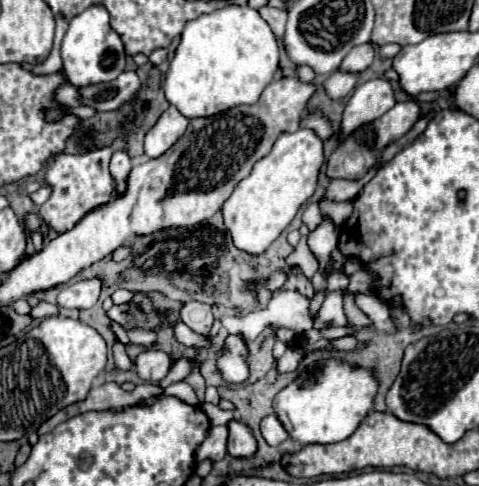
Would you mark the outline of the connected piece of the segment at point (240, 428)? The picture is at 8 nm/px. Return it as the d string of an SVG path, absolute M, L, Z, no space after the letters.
M230 421L228 429L230 429L228 453L232 457L244 459L244 457L250 457L256 452L257 442L245 423L242 423L242 421Z

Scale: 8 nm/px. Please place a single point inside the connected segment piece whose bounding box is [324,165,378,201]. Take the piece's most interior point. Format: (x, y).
(339, 189)

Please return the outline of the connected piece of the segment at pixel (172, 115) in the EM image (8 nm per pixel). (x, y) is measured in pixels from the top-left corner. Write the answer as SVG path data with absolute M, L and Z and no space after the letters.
M170 105L162 113L158 123L146 133L144 153L150 159L160 157L162 153L166 153L184 135L186 127L188 127L188 119L174 105Z

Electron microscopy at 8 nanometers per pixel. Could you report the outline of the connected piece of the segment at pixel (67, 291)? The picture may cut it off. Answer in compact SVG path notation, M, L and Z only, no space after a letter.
M86 279L78 281L70 287L62 287L56 301L64 309L88 309L96 303L100 295L100 279Z

